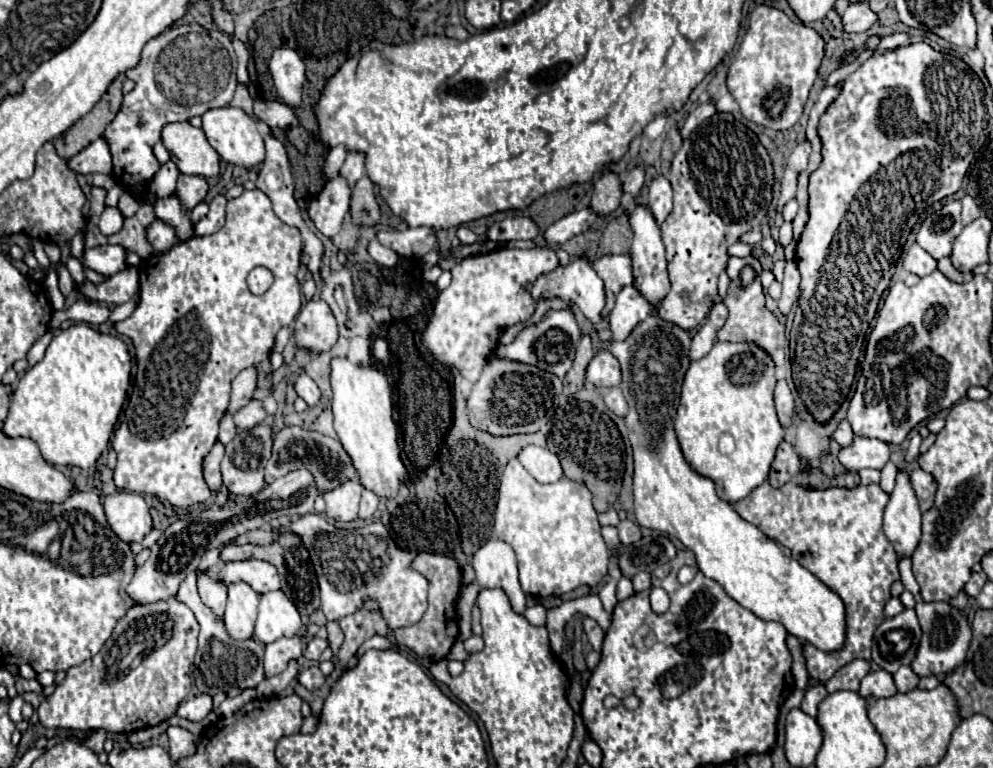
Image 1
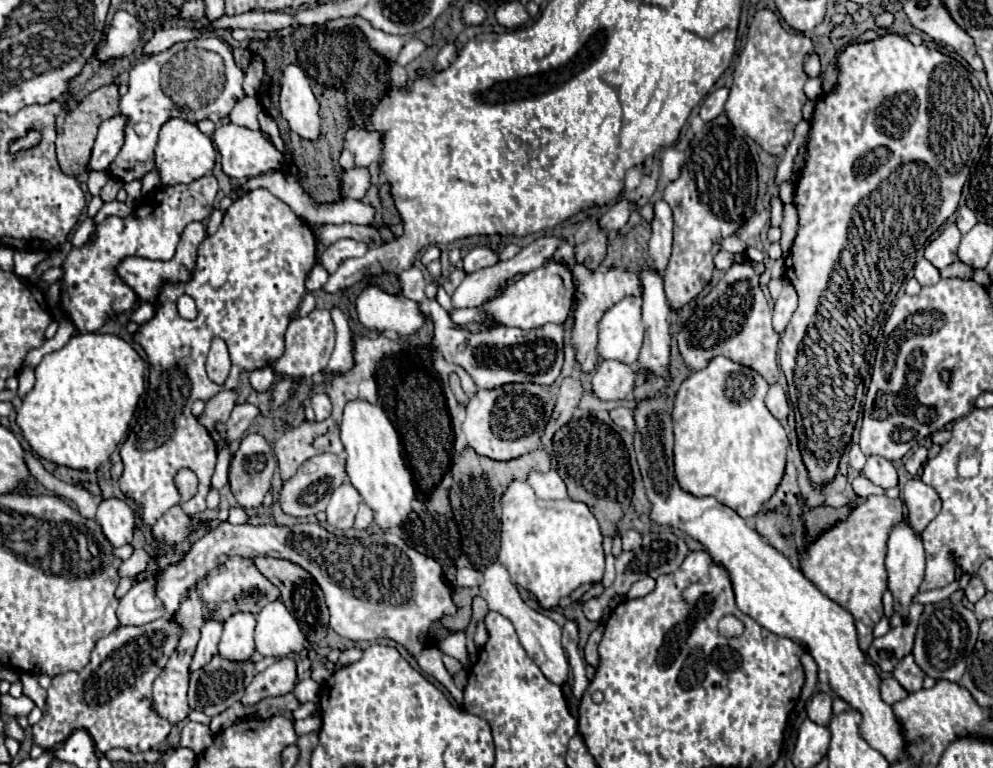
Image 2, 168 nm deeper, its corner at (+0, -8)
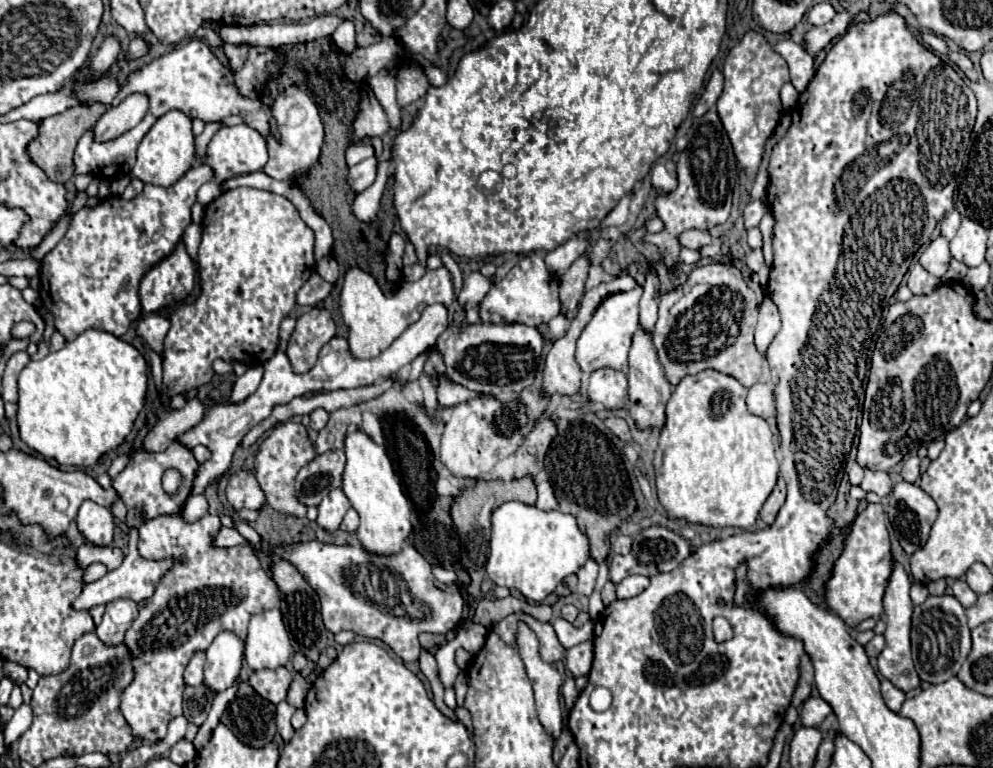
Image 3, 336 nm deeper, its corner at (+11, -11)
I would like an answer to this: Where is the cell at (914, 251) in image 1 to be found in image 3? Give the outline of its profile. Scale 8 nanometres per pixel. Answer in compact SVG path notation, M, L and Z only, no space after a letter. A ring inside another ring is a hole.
M917 261L911 263L909 271L907 271L907 287L915 293L915 295L927 295L933 289L937 289L941 283L939 277L927 273Z

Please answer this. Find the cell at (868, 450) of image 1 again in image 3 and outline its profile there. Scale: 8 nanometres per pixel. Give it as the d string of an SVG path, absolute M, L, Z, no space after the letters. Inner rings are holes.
M865 469L865 477L863 477L863 481L861 481L861 489L873 491L873 493L877 493L879 497L889 495L889 493L891 493L891 479L889 479L889 473Z

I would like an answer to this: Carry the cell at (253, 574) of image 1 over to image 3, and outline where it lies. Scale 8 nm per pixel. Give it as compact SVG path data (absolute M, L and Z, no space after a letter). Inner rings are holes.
M159 515L139 527L141 557L165 559L167 555L183 555L183 563L175 565L159 581L155 595L139 603L139 617L125 635L125 643L133 653L135 679L123 691L121 713L133 733L149 743L161 741L167 735L169 721L183 713L183 671L191 655L199 649L205 651L223 629L245 639L249 617L279 603L277 585L249 545L229 549L211 545L219 527L217 515L205 515L195 523L187 523L181 515Z

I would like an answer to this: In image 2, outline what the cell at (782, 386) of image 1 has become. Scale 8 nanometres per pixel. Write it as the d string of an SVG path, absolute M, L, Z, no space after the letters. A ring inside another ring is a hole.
M772 384L768 394L766 394L766 408L770 410L772 416L776 416L778 420L784 420L788 416L788 400L786 400L786 392L780 384Z

